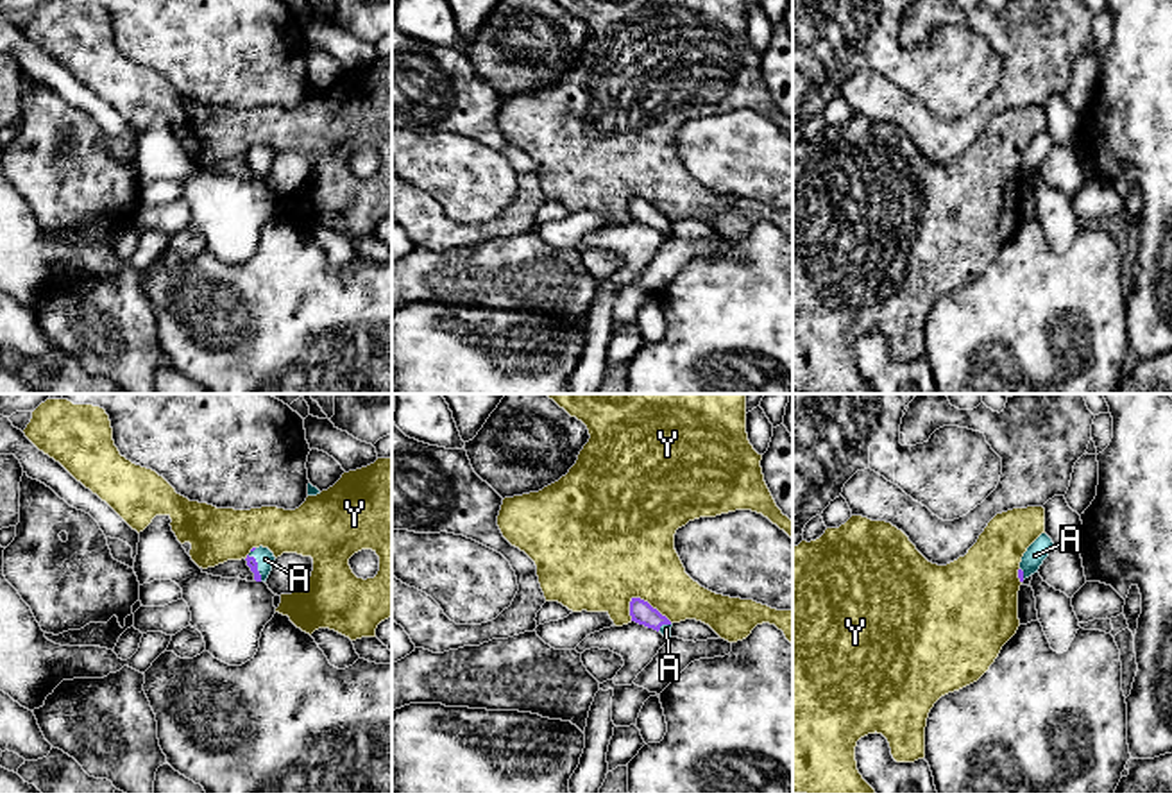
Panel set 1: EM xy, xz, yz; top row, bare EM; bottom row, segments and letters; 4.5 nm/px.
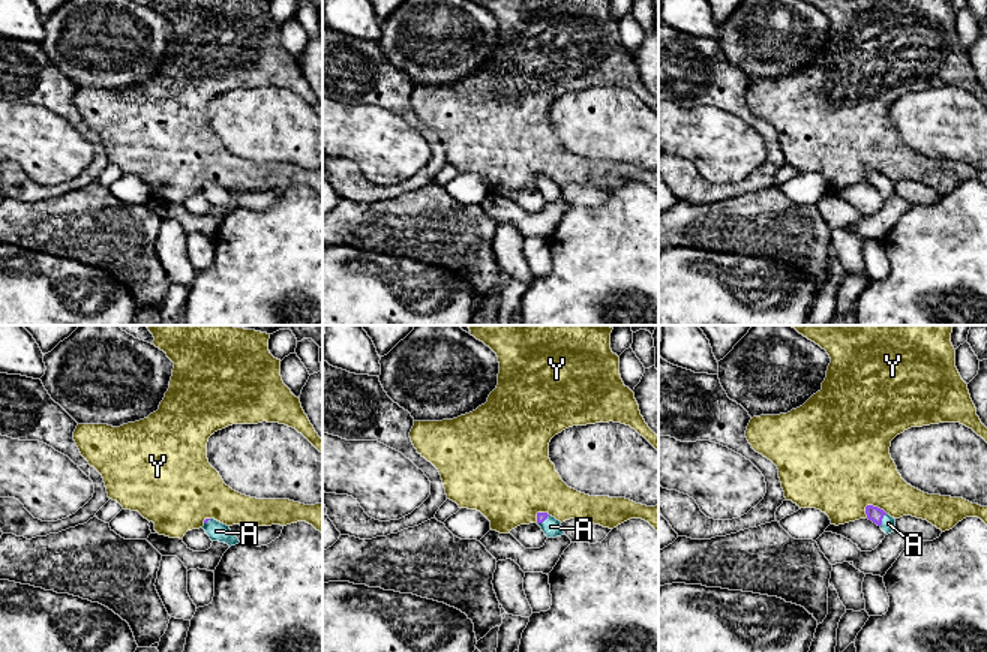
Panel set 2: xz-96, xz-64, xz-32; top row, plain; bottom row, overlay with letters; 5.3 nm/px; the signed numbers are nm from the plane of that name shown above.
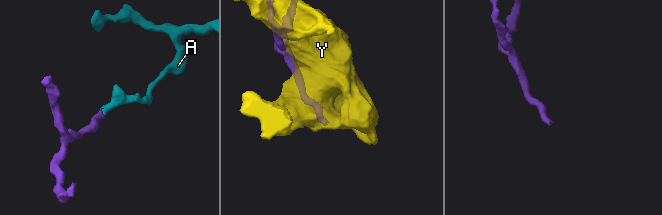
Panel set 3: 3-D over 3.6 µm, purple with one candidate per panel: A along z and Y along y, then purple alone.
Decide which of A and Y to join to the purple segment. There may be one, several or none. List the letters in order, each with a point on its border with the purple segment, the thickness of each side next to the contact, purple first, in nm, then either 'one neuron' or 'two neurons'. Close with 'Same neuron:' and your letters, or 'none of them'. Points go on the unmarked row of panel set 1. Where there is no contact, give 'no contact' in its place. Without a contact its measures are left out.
A: xy (256, 165) | 50/80 nm | one neuron
Y: xz (650, 204) | 100/400 nm | two neurons
Same neuron: A

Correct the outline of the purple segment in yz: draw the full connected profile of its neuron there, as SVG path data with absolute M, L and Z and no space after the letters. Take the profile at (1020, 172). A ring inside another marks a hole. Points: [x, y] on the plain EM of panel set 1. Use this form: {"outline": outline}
{"outline": "M1041 132L1023 152L1018 177L1023 181L1031 174L1038 172L1043 159L1049 156L1050 149L1054 147L1052 138L1047 132Z"}

